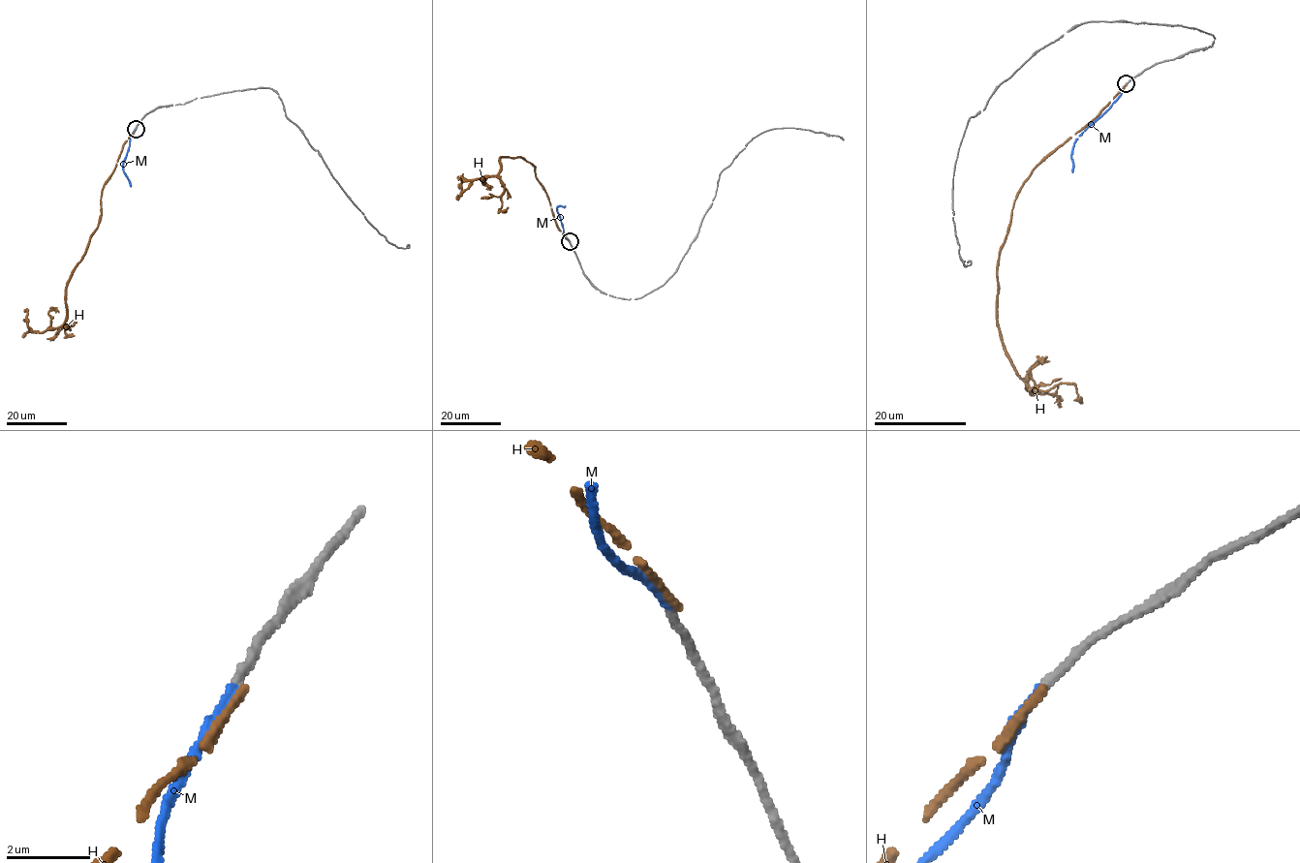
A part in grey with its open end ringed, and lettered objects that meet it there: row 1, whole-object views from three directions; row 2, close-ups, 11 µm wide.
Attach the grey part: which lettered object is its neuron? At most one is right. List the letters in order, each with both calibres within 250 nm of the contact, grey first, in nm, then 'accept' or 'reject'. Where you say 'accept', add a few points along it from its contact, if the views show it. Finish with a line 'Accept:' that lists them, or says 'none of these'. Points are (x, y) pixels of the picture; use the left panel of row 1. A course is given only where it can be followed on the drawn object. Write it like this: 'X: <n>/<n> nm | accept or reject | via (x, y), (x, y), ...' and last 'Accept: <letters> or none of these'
H: 240/180 nm | reject
M: 240/200 nm | accept | via (135, 128), (122, 163), (131, 187)
Accept: M

